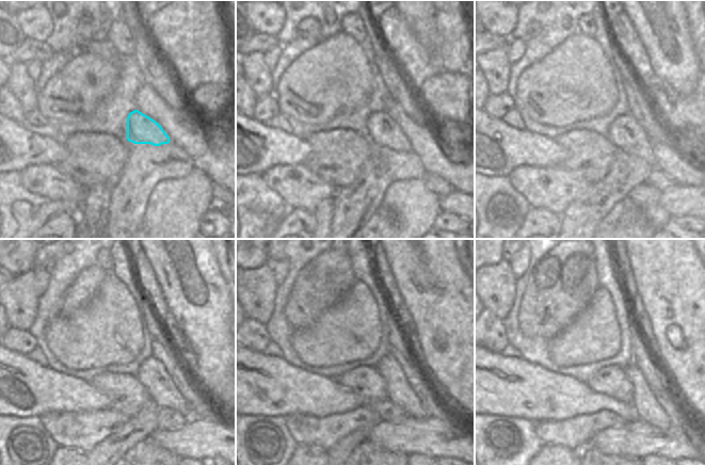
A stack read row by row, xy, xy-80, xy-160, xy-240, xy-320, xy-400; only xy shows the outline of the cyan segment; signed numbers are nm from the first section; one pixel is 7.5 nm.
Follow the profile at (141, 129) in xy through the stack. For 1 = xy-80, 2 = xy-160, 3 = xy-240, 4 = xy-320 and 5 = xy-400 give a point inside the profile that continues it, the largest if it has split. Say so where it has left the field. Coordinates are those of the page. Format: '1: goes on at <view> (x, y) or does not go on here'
1: goes on at xy-80 (381, 129)
2: goes on at xy-160 (626, 134)
3: goes on at xy-240 (151, 373)
4: goes on at xy-320 (399, 391)
5: goes on at xy-400 (647, 409)

